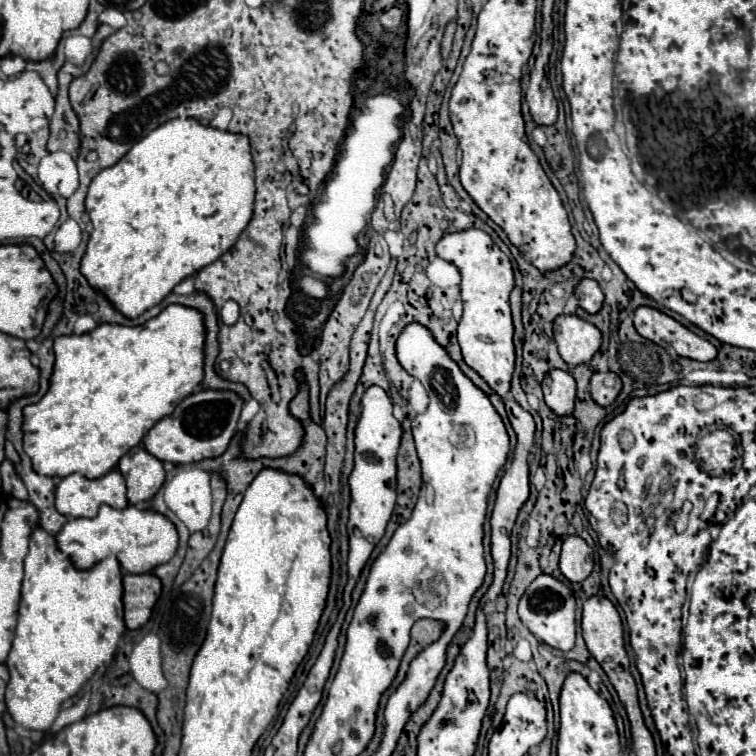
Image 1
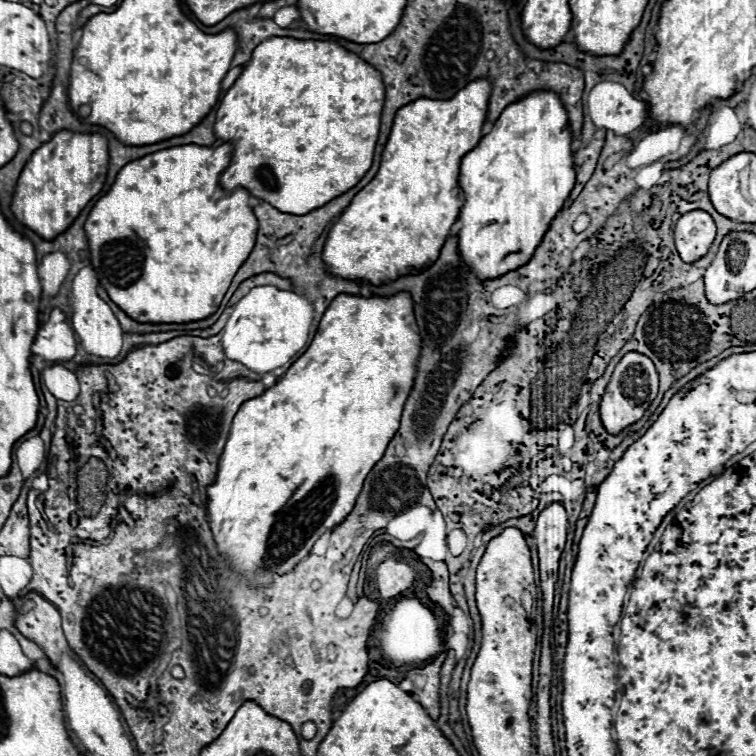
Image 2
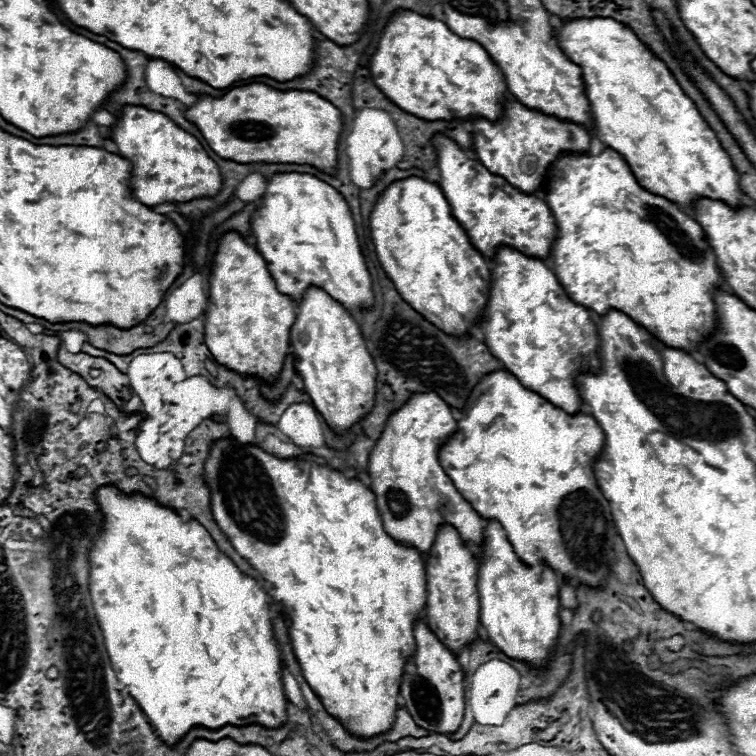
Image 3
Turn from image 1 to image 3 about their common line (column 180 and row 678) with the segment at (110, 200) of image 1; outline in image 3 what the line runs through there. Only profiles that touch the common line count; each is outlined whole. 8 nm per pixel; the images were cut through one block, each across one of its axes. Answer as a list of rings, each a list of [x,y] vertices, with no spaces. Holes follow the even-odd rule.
[[[102,486],[94,492],[96,504],[100,506],[100,512],[104,516],[104,522],[100,526],[100,532],[92,540],[88,560],[90,560],[90,572],[88,572],[88,590],[92,598],[92,606],[96,610],[96,620],[102,630],[104,646],[110,656],[112,668],[116,678],[122,682],[124,690],[136,700],[136,704],[142,708],[146,718],[150,720],[154,732],[166,742],[176,744],[192,726],[208,726],[210,730],[216,730],[226,724],[234,726],[246,726],[246,724],[262,724],[266,728],[278,728],[286,722],[286,694],[282,690],[282,656],[276,646],[276,640],[272,636],[273,615],[270,611],[272,598],[260,588],[260,584],[250,578],[248,574],[240,572],[240,568],[216,546],[208,530],[200,526],[194,518],[182,520],[180,514],[174,510],[158,504],[154,498],[146,498],[142,494],[124,494],[116,486]]]

